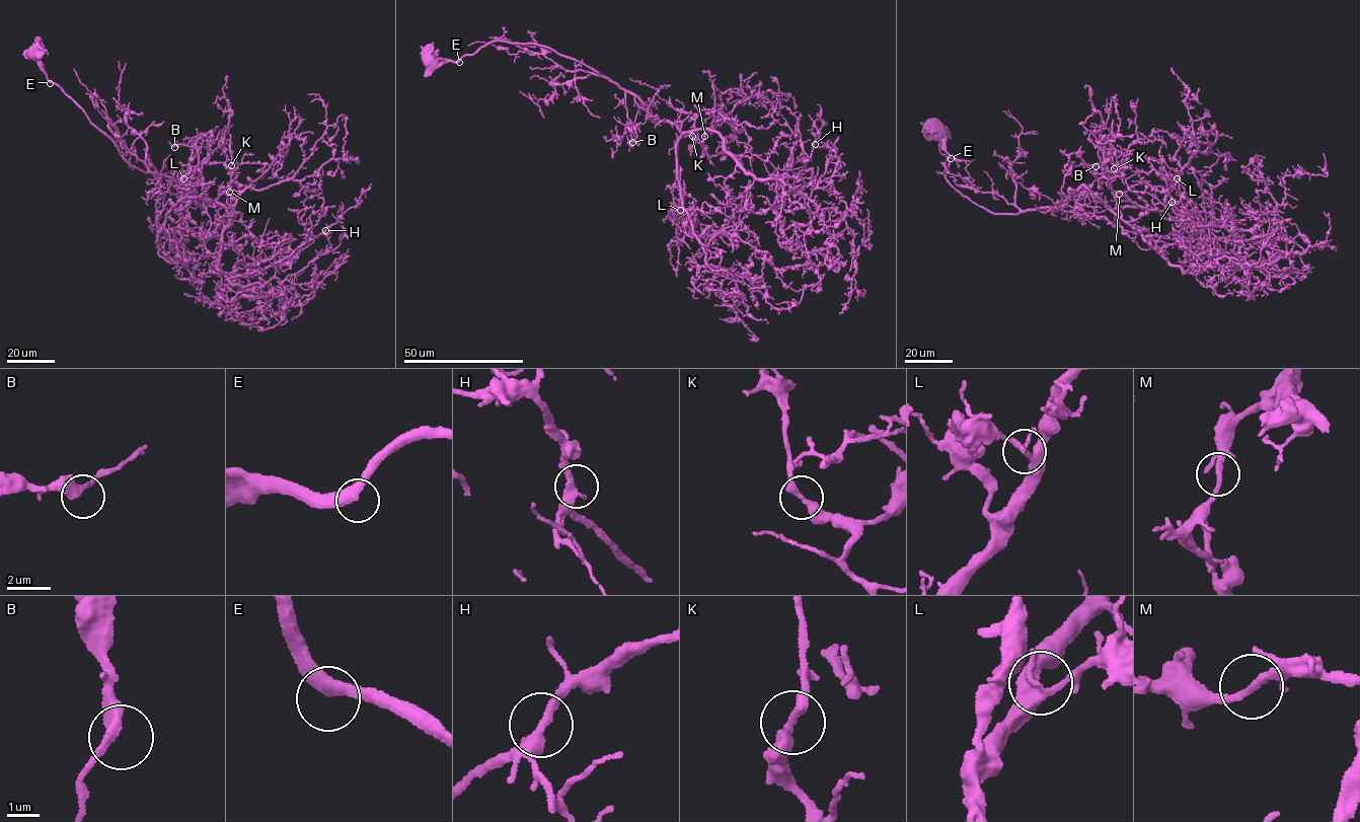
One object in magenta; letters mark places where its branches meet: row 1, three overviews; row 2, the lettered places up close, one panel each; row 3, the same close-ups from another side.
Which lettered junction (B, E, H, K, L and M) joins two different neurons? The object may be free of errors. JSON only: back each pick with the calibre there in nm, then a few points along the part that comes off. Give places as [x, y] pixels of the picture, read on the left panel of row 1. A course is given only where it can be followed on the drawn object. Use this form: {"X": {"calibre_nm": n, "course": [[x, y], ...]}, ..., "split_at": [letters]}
{"split_at": []}

